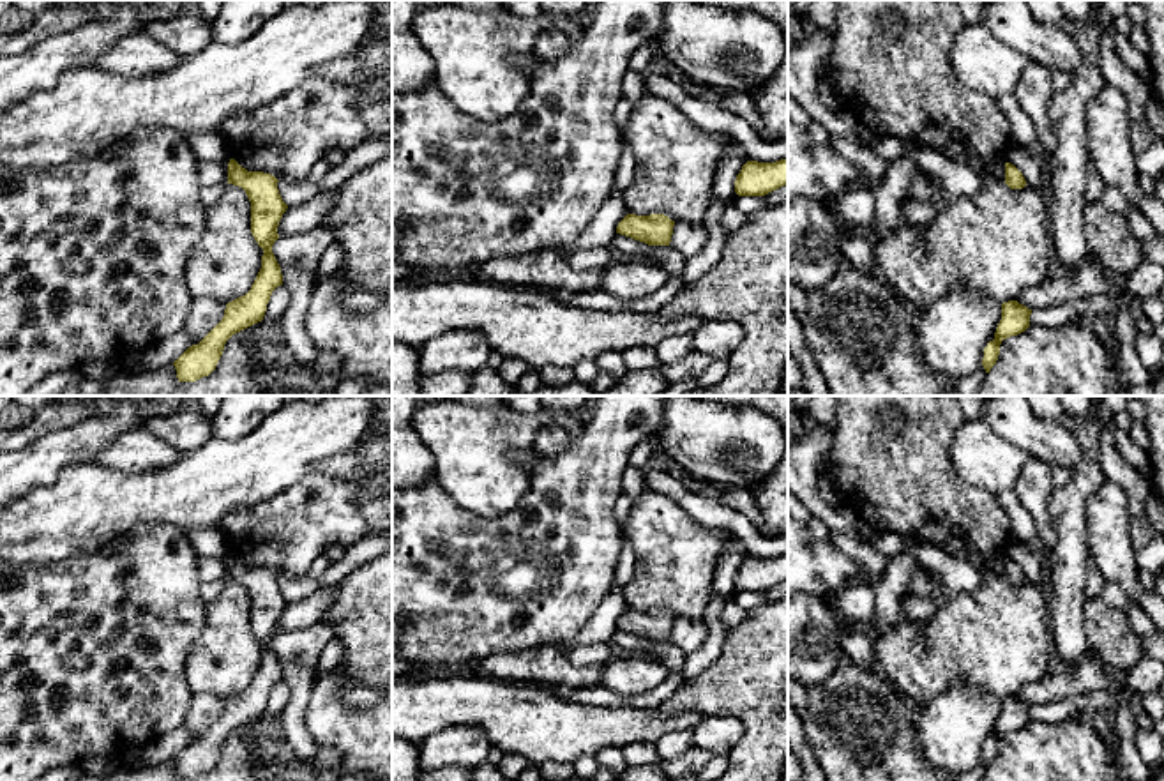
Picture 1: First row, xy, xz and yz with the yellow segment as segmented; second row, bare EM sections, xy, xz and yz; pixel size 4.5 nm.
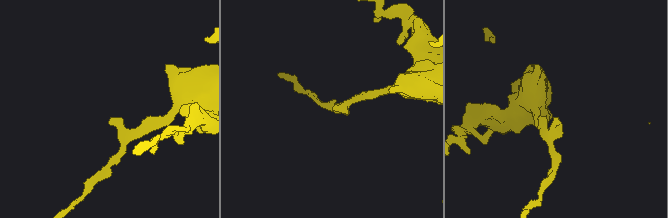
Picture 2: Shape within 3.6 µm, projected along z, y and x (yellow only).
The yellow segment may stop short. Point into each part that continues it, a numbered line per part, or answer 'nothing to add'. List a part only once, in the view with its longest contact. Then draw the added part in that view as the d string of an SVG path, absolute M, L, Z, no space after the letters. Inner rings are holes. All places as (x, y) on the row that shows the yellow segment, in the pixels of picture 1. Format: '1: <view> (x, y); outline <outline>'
nothing to add

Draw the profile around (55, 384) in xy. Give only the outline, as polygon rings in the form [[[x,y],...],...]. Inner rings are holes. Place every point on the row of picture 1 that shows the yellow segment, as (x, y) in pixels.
[[[81,369],[57,371],[34,385],[25,396],[62,396],[69,385],[79,385],[87,376]]]

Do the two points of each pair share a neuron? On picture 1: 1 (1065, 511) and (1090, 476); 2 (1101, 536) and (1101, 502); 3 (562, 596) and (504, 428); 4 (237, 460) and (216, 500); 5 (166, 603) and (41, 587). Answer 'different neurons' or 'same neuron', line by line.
1: same neuron
2: same neuron
3: different neurons
4: same neuron
5: same neuron

